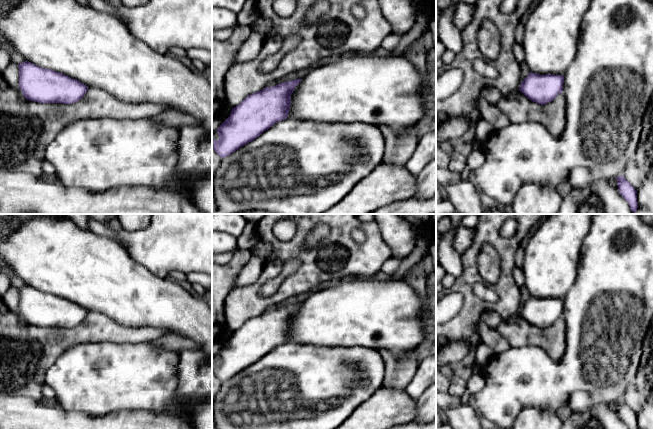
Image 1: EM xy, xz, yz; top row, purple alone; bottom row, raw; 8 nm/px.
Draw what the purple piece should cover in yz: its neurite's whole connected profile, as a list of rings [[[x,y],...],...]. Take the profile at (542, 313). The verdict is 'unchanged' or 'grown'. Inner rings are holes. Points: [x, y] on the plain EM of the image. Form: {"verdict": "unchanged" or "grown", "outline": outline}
{"verdict": "grown", "outline": [[[552,214],[529,240],[521,269],[530,297],[519,312],[529,324],[544,329],[563,316],[565,296],[577,281],[581,244],[589,231],[591,218],[592,214]]]}

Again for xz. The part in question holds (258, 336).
{"verdict": "grown", "outline": [[[404,279],[338,281],[314,291],[302,303],[265,311],[248,319],[232,332],[230,340],[216,354],[219,363],[215,365],[212,361],[212,372],[224,382],[286,342],[326,347],[362,346],[385,349],[401,357],[417,349],[429,337],[433,321],[427,303],[427,298]]]}

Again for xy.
{"verdict": "grown", "outline": [[[34,214],[15,230],[3,235],[0,231],[0,262],[26,285],[18,288],[19,312],[23,320],[39,327],[71,328],[79,325],[89,311],[102,313],[117,324],[130,328],[156,328],[197,343],[206,361],[212,366],[212,303],[195,295],[186,285],[169,278],[160,278],[133,260],[117,242],[83,230],[72,220]]]}

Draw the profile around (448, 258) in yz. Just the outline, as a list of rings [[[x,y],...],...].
[[[449,214],[451,219],[451,229],[449,232],[440,234],[439,245],[436,249],[438,263],[443,267],[446,274],[451,274],[455,278],[461,276],[463,271],[462,256],[453,247],[453,239],[456,230],[462,225],[461,220],[467,214]]]

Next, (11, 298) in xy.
[[[10,287],[8,291],[2,297],[6,306],[17,315],[21,324],[26,324],[23,320],[21,313],[19,312],[19,291],[16,287]]]

